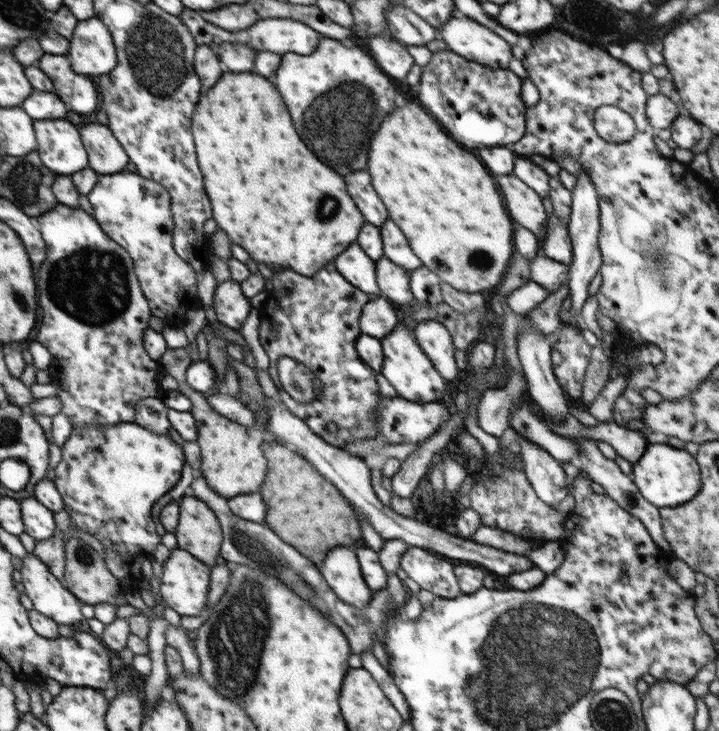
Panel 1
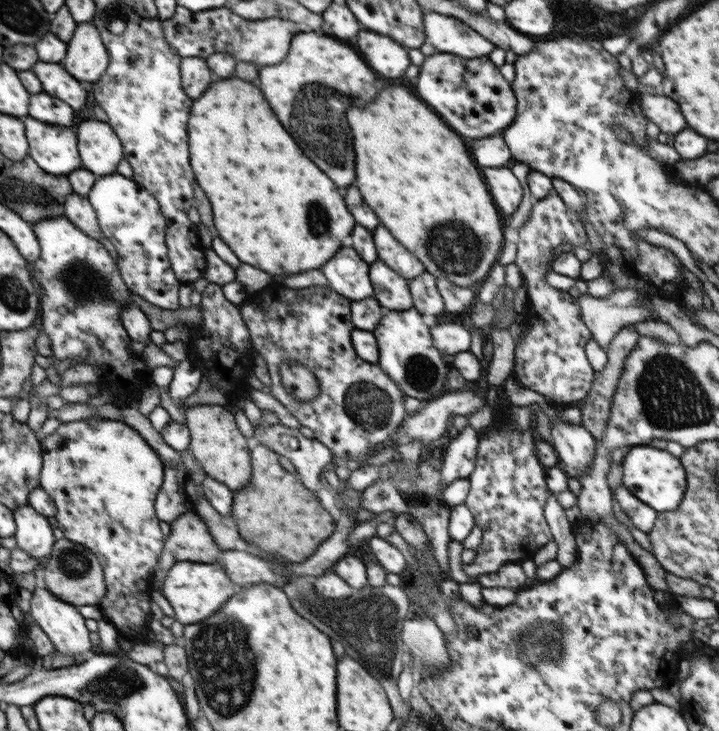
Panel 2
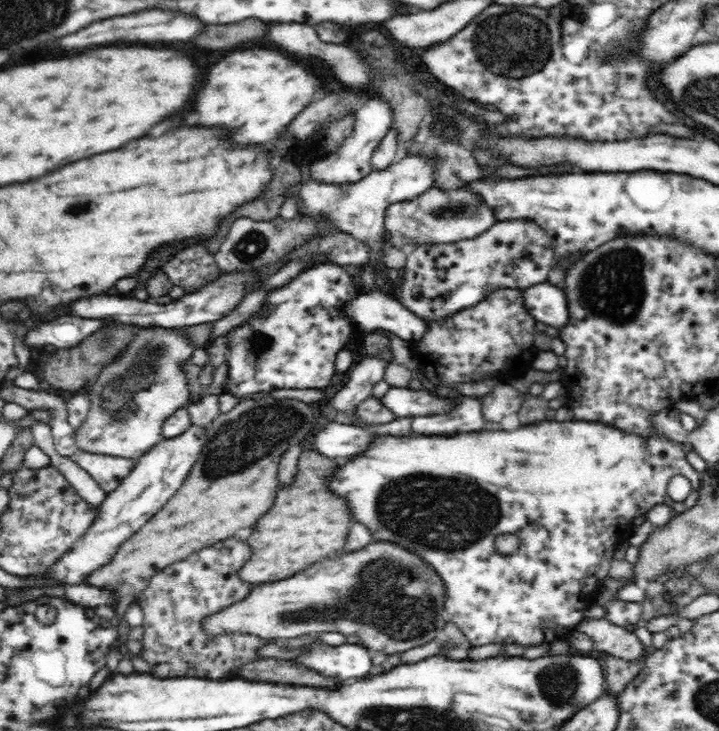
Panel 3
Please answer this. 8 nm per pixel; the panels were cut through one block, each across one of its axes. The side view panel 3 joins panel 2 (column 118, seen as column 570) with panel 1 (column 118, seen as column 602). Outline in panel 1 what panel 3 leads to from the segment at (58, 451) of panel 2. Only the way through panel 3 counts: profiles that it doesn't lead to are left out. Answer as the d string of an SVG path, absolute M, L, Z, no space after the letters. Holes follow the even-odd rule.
M127 422L110 426L73 427L61 451L59 465L49 468L45 478L51 480L62 495L64 509L70 512L71 522L82 531L96 535L104 546L108 546L108 562L118 560L118 566L122 566L122 572L126 572L120 576L124 592L140 591L140 584L144 581L142 560L152 559L156 547L162 545L162 537L156 533L152 508L180 480L185 463L182 447L169 434L158 434L136 422Z

